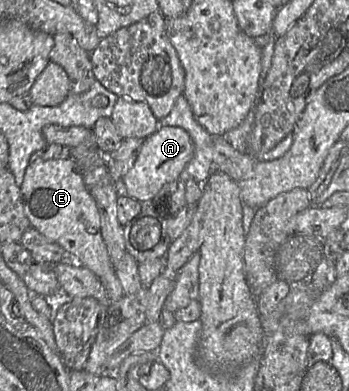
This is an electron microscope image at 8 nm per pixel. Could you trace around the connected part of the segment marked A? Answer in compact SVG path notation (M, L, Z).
M160 126L144 140L134 165L125 175L124 193L141 203L152 199L162 187L180 176L193 154L194 143L186 130Z

